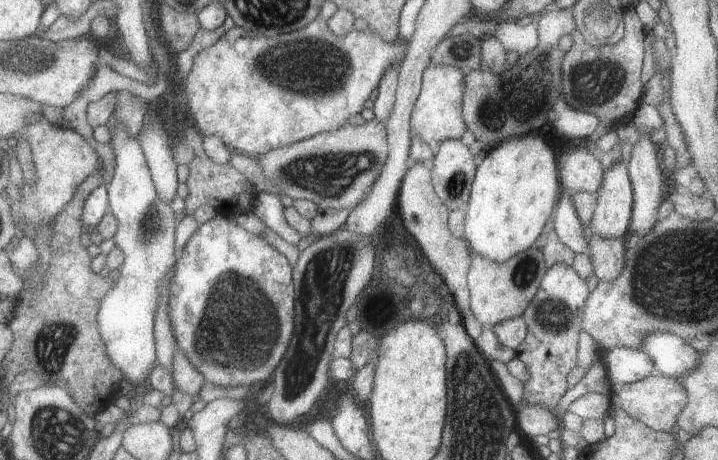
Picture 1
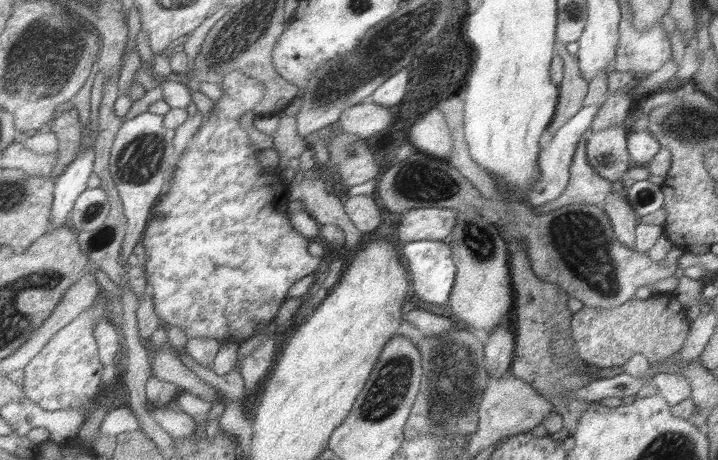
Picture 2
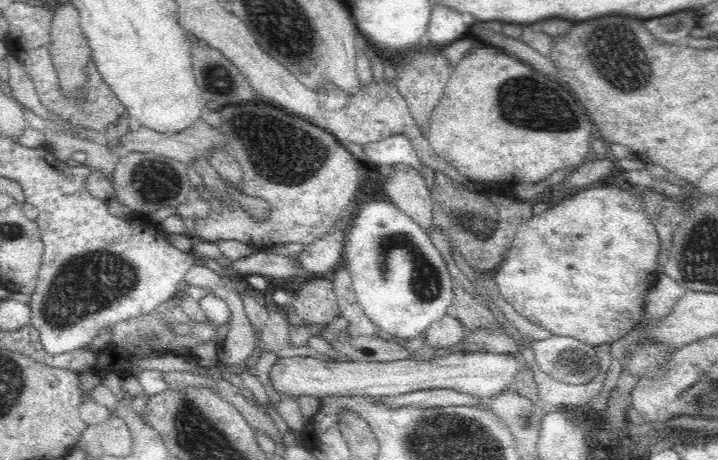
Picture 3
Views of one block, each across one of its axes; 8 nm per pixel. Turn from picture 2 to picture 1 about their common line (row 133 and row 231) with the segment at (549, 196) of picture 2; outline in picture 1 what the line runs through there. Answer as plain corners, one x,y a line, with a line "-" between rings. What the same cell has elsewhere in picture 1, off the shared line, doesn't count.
561,192
561,198
555,206
553,214
553,228
559,234
561,242
573,250
573,254
583,254
591,258
591,248
585,236
585,230
573,210
573,204
569,200
569,192

